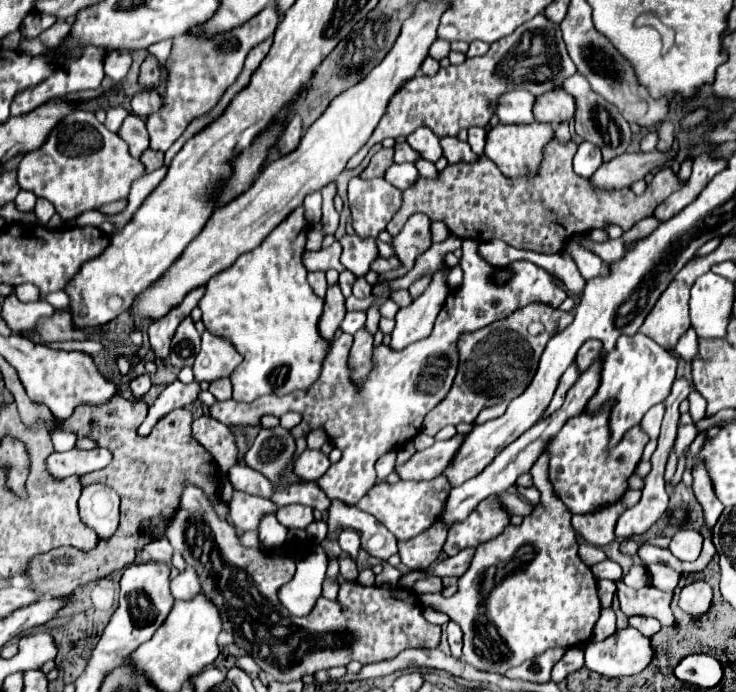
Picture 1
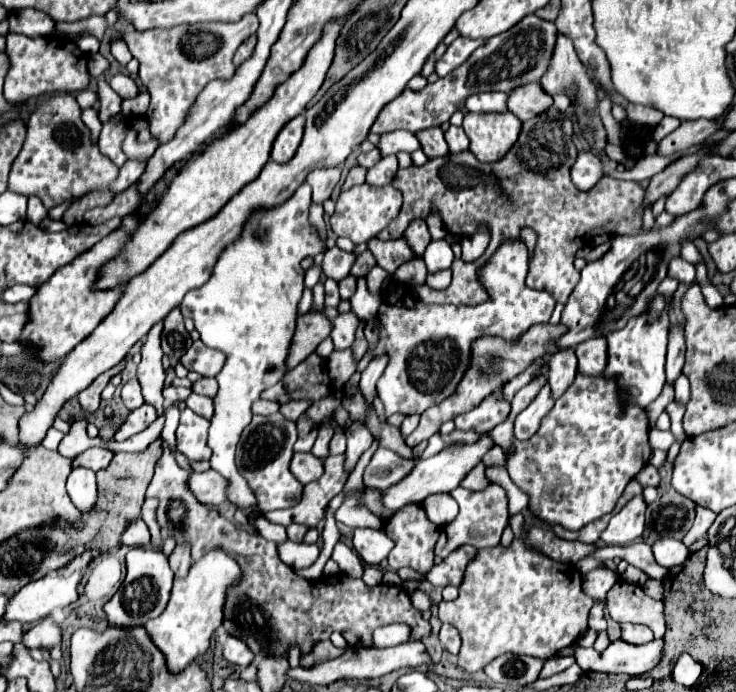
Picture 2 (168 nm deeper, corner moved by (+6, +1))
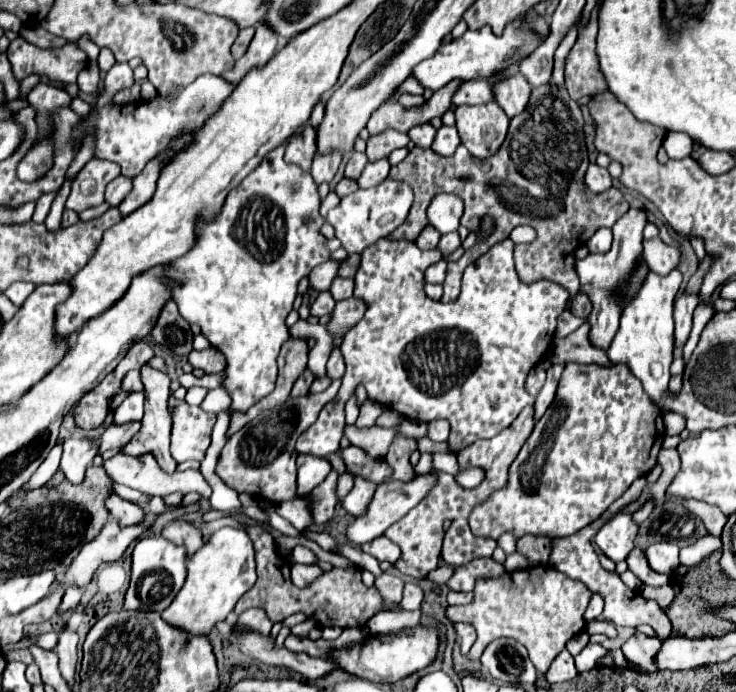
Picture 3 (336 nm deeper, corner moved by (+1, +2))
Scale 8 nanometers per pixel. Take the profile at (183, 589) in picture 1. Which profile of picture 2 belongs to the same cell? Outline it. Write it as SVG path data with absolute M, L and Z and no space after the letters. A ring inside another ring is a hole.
M180 543L174 547L174 551L168 555L170 567L174 571L176 577L184 577L188 573L188 567L192 565L192 557L190 557L190 543Z

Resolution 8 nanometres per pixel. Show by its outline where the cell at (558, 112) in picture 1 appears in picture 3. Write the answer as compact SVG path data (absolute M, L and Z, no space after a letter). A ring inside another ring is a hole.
M513 72L507 78L499 80L493 86L493 92L495 92L495 102L507 112L509 118L513 118L521 114L521 110L525 110L525 106L529 104L531 86L529 82L525 82L523 74Z

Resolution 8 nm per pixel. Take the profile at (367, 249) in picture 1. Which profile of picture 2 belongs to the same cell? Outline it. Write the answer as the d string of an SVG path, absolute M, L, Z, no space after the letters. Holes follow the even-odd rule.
M332 247L324 253L324 261L322 261L322 275L330 277L334 281L340 281L344 277L348 277L350 267L354 263L354 255L346 253L338 247Z

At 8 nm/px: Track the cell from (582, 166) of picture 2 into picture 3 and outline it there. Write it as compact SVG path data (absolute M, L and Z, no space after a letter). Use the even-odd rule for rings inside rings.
M591 162L585 174L585 184L591 192L605 192L607 188L611 188L611 176L607 168L601 168L599 164Z

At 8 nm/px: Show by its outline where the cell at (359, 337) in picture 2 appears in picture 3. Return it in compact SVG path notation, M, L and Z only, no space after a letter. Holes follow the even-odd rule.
M333 380L333 384L325 392L289 398L285 404L271 410L263 410L255 420L245 424L237 434L227 440L225 448L221 450L221 460L217 464L217 474L221 476L221 480L237 492L247 492L271 504L297 498L295 442L299 434L317 420L319 410L337 396L339 388L341 380Z

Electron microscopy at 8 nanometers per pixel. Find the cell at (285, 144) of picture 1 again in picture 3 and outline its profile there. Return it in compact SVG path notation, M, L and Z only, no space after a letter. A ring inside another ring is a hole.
M307 122L305 130L301 130L299 134L289 138L287 148L285 148L285 162L297 164L307 172L311 168L311 160L315 156L315 150L317 150L315 148L315 130Z

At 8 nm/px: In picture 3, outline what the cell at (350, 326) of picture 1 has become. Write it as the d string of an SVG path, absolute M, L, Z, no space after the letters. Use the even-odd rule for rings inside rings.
M333 348L331 352L331 358L327 362L327 376L331 376L333 380L335 378L341 378L345 374L345 360L341 358L341 348Z

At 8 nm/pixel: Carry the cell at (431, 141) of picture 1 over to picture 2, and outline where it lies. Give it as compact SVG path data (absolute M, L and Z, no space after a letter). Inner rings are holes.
M394 131L394 133L382 133L380 141L376 145L376 149L380 151L382 157L398 153L398 151L406 151L412 153L416 149L420 149L420 143L416 143L414 139L416 135L408 133L408 131Z

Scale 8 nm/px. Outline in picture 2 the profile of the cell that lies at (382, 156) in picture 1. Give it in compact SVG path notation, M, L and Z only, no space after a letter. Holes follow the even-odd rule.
M352 167L350 173L348 173L348 177L346 177L346 181L344 181L344 185L342 185L342 191L350 189L354 185L362 185L364 179L366 179L366 171L362 167Z

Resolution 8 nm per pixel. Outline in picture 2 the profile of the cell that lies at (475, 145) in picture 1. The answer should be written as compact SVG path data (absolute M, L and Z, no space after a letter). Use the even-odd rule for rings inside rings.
M450 125L448 131L444 133L444 137L446 137L446 143L448 143L450 153L460 153L460 151L466 151L468 149L468 137L464 135L464 129L462 127Z

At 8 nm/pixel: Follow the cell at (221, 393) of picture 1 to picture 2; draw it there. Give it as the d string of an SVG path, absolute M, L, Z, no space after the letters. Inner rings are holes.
M202 377L202 379L198 379L198 381L192 385L192 391L194 391L194 393L208 395L208 397L214 397L214 395L216 395L216 381Z

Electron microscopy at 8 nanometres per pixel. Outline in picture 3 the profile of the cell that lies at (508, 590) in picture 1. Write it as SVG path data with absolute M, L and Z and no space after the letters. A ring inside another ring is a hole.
M533 566L529 570L503 572L501 578L479 578L475 598L465 606L447 606L447 620L467 622L477 630L477 640L469 650L469 660L479 660L485 646L497 638L521 642L539 674L545 674L555 656L565 650L569 638L585 630L585 610L591 590L551 566Z

